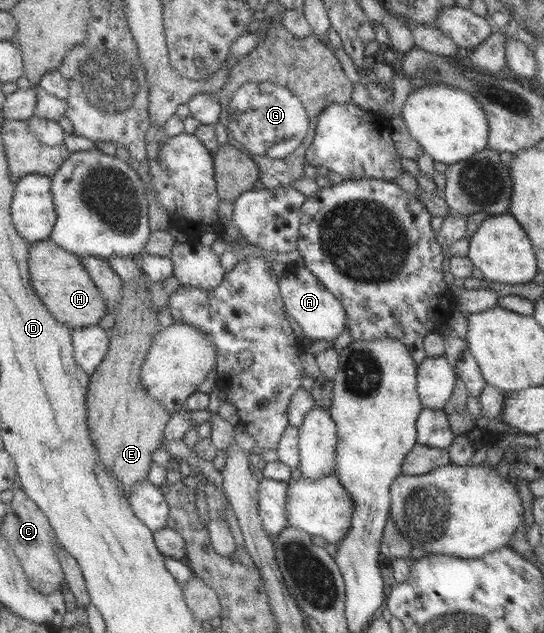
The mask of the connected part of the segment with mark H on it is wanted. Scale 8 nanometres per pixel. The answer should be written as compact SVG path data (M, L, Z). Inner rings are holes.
M52 238L33 244L29 265L36 293L60 323L76 330L98 325L102 317L109 313L108 303L92 279L91 272L84 267L81 257L60 247Z

